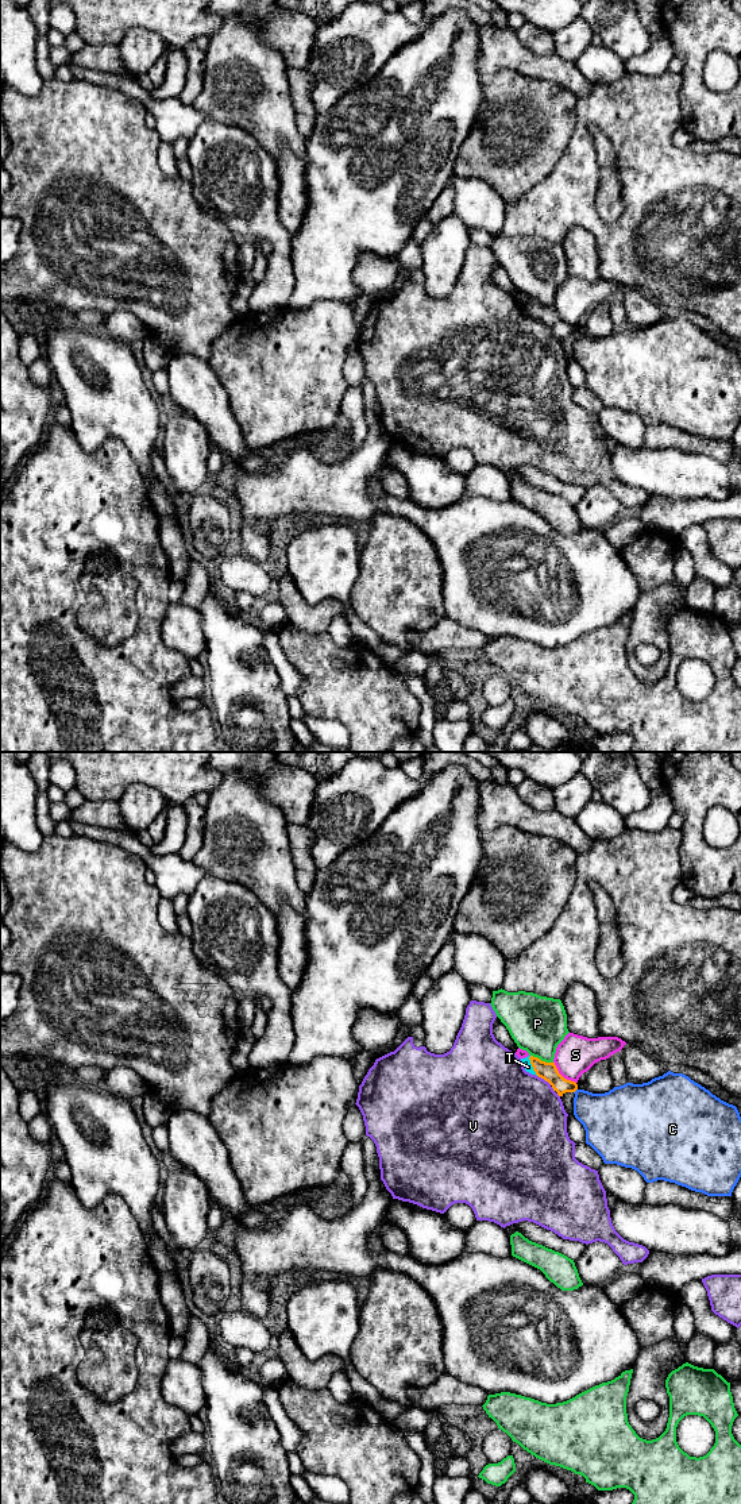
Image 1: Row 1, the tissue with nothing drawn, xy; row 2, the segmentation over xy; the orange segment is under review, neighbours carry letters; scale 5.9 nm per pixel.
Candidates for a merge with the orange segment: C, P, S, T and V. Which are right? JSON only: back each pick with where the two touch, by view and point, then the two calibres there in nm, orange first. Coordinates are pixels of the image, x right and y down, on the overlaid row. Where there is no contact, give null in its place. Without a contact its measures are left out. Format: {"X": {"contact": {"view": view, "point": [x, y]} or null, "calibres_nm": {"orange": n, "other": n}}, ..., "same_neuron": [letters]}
{"T": {"contact": {"view": "xy", "point": [532, 1065]}, "calibres_nm": {"orange": 110, "other": 50}}, "same_neuron": ["T"]}

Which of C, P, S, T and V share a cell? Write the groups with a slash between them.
C / P / S / T / V

